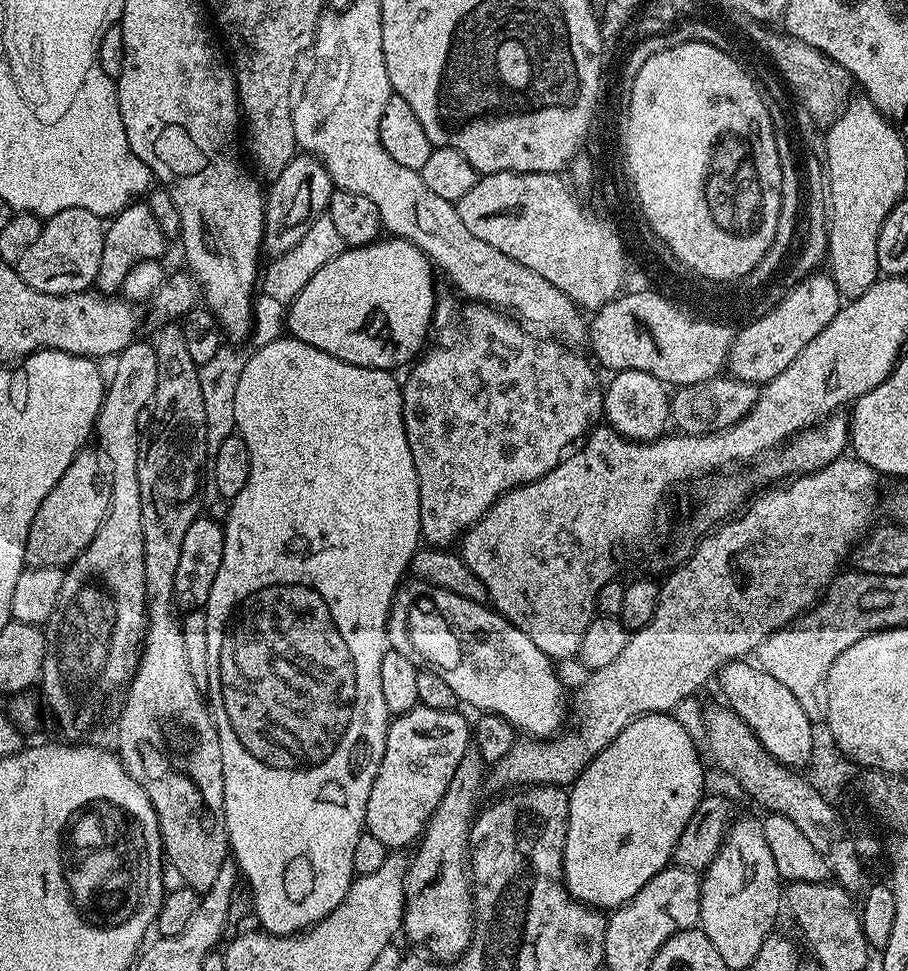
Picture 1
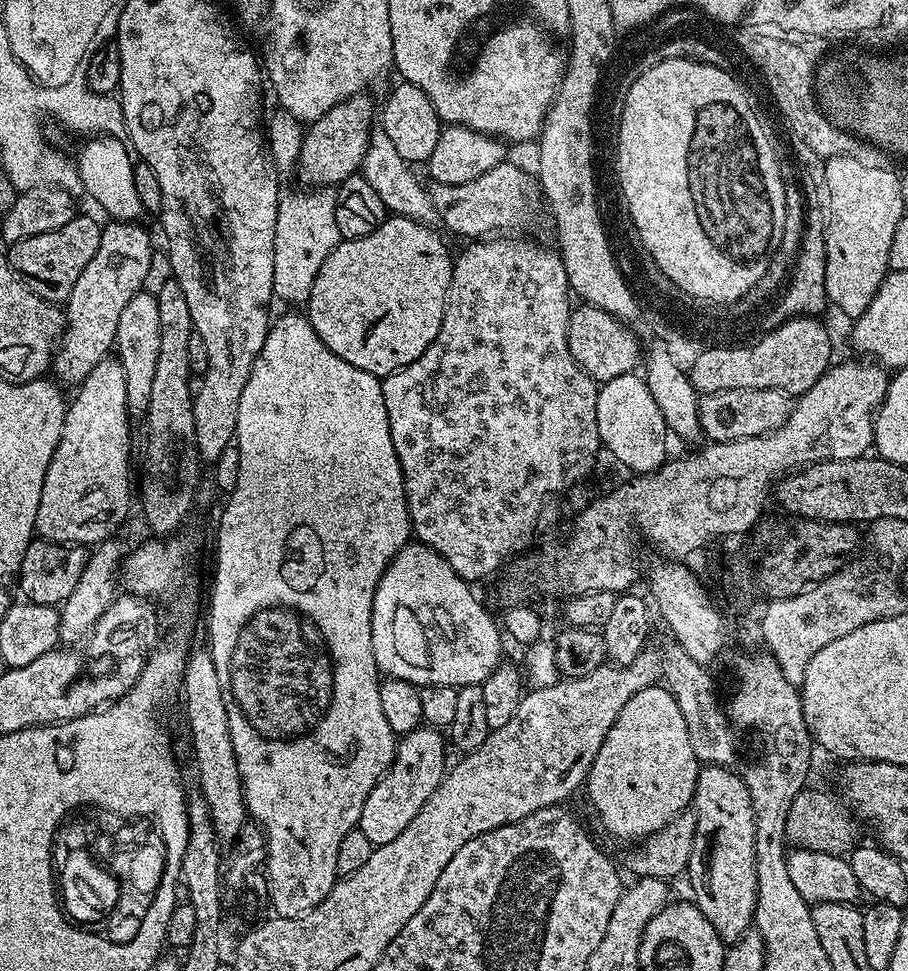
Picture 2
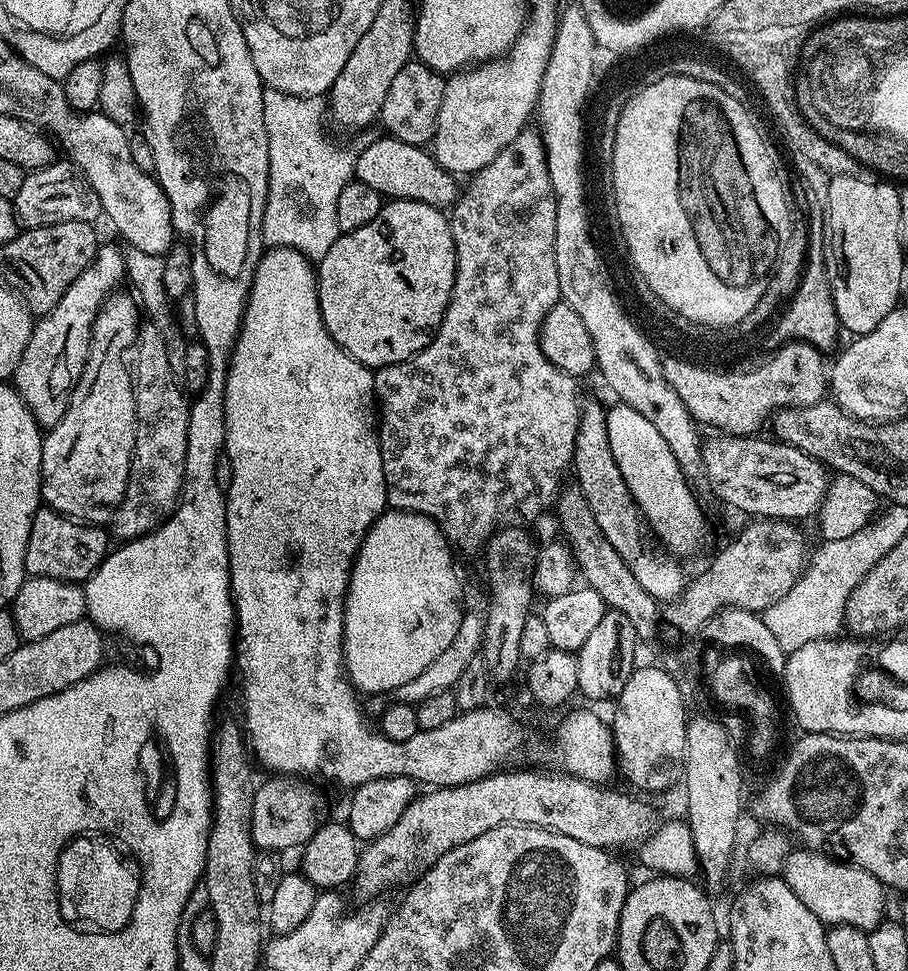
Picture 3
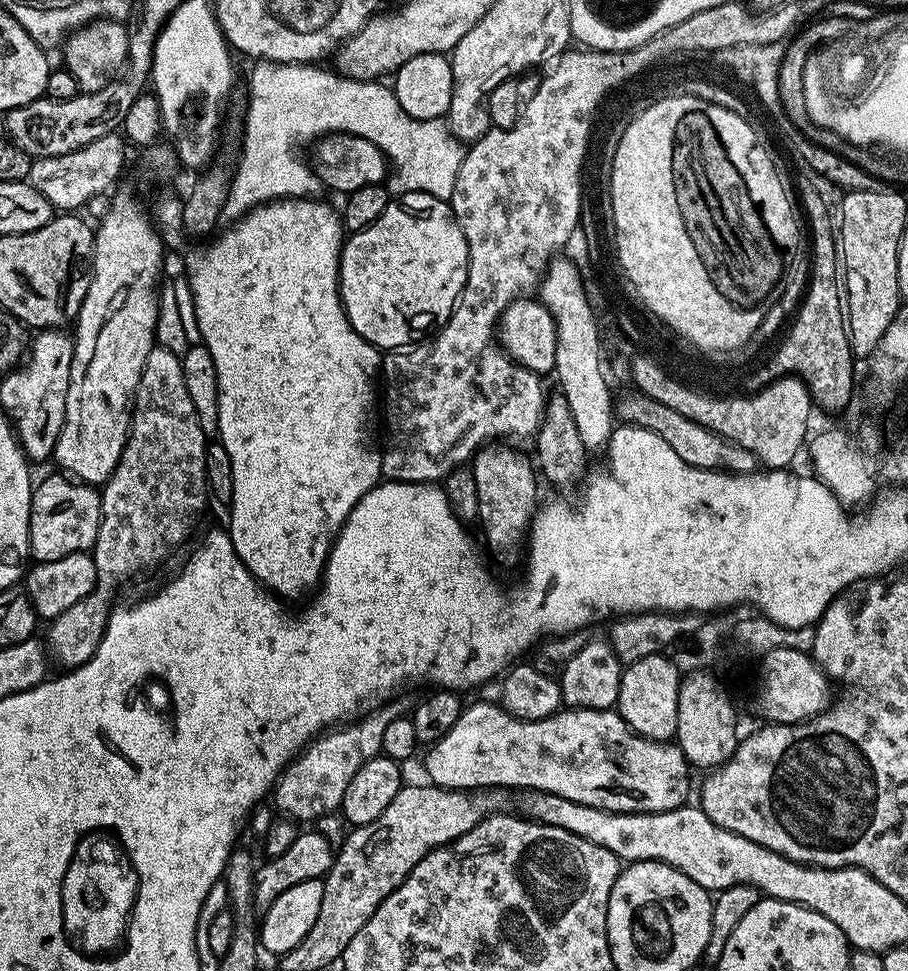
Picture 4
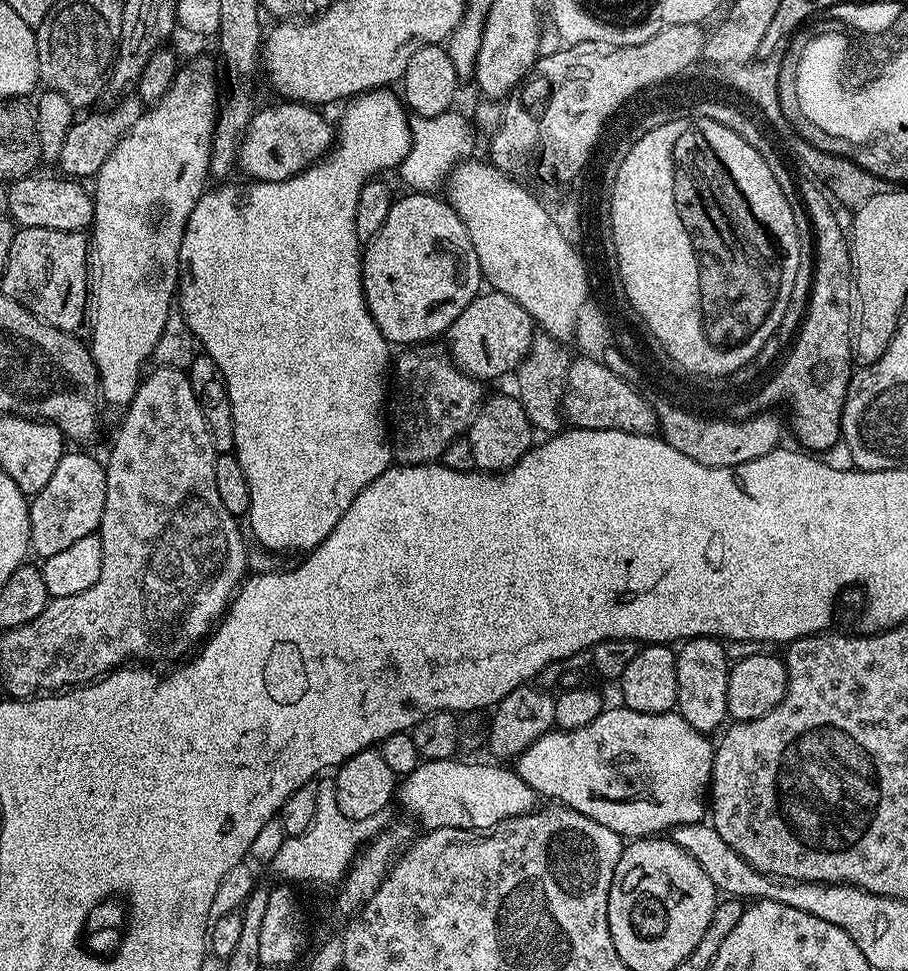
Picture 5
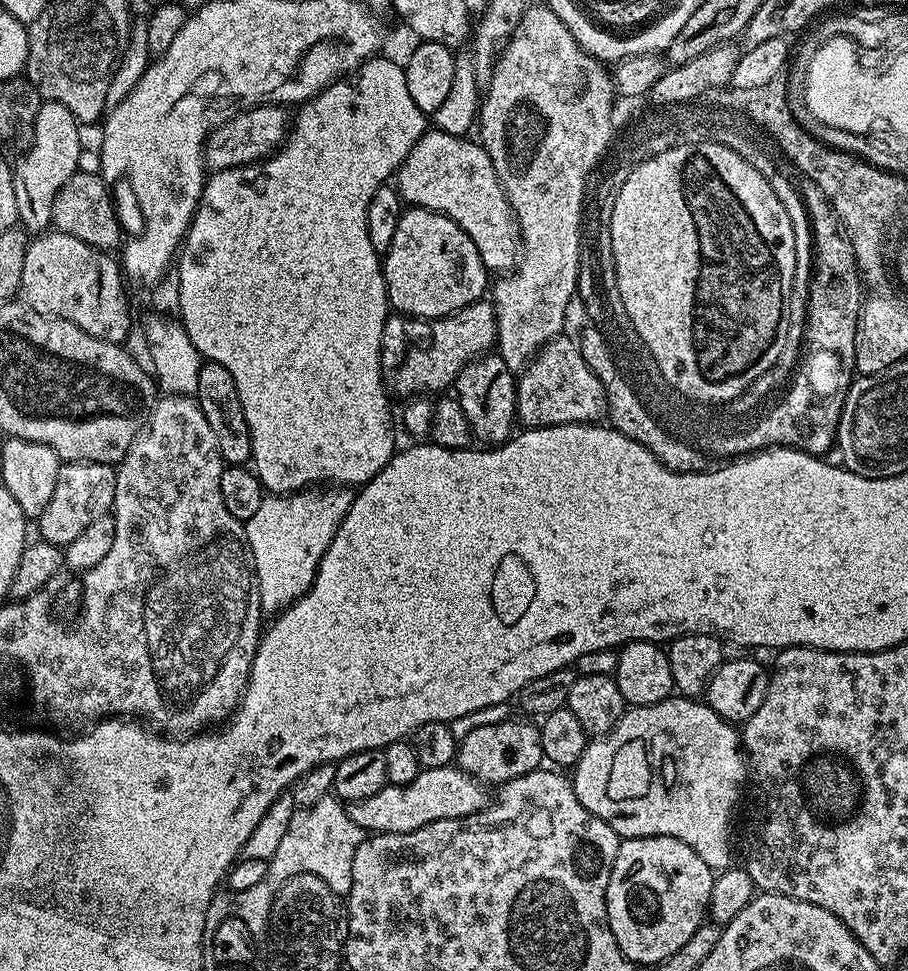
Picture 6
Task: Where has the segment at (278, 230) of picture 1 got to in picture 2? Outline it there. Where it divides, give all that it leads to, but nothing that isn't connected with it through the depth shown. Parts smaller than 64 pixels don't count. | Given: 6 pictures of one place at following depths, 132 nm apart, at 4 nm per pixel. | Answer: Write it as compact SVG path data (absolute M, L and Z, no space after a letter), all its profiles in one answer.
M361 94L340 101L322 118L311 121L305 129L294 172L297 172L306 188L333 187L361 169L367 159L368 145L371 144L372 126L369 119L371 116L373 119L376 110L366 97Z

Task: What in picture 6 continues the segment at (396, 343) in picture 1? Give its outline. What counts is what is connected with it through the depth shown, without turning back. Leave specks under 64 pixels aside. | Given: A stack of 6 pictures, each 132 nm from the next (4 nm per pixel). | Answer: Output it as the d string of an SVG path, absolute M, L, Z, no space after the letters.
M409 207L401 211L398 230L394 230L394 238L388 251L383 253L382 263L389 305L399 315L415 316L418 320L436 320L439 316L462 310L481 299L489 287L490 273L478 254L478 246L470 242L470 238L453 220L425 208Z

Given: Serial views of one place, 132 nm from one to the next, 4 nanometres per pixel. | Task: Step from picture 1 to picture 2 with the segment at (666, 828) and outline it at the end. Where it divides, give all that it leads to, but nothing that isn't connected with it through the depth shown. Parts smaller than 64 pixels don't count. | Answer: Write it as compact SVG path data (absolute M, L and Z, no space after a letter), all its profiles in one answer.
M653 686L638 690L626 706L618 710L618 718L614 718L614 726L610 726L606 742L602 742L602 750L598 750L590 766L586 781L588 800L601 826L614 839L639 842L646 836L653 836L691 805L701 767L694 754L694 746L690 746L686 718L682 718L682 710L678 710L678 702L667 687Z

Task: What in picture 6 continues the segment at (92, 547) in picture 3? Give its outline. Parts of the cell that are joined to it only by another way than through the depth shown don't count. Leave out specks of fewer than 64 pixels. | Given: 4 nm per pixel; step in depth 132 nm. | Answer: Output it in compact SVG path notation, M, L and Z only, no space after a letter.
M61 463L58 470L58 483L54 486L54 495L46 505L46 510L38 517L40 524L39 539L67 546L90 526L90 522L109 515L114 508L114 490L116 489L116 468L111 464Z

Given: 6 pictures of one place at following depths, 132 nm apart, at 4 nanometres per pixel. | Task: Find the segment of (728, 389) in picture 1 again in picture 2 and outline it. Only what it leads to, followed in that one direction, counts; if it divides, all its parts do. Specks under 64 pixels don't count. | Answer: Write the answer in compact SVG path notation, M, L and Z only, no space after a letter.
M739 388L705 392L700 396L700 431L709 441L737 440L765 436L786 422L794 407L793 397L773 388Z

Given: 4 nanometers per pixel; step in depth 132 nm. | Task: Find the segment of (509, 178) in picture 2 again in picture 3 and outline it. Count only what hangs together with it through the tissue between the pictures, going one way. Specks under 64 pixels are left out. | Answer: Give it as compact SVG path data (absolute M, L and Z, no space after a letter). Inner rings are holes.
M387 134L381 140L372 140L360 152L356 160L355 179L374 186L381 197L393 200L417 200L444 210L455 205L458 199L457 177L437 162L427 147L396 140ZM448 204L448 205L447 205Z

